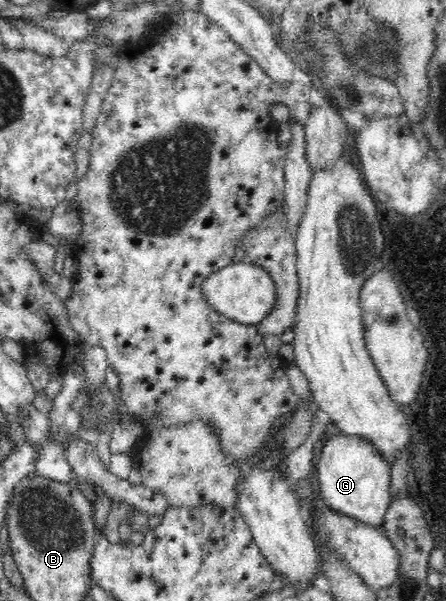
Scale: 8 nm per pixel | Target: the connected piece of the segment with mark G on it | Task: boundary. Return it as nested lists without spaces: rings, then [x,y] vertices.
[[[337,435],[337,436],[331,436],[323,445],[321,448],[321,454],[319,454],[319,457],[317,458],[317,476],[319,476],[319,484],[320,484],[320,496],[324,500],[324,503],[331,507],[334,511],[337,511],[337,513],[341,513],[342,515],[347,515],[349,517],[353,517],[353,519],[357,519],[363,523],[367,523],[373,527],[381,527],[381,524],[383,522],[385,513],[388,511],[392,496],[391,492],[389,492],[389,488],[391,488],[391,470],[390,470],[390,464],[383,459],[383,456],[381,454],[377,453],[377,449],[373,447],[371,444],[371,441],[365,439],[365,437],[357,436],[357,435]]]

